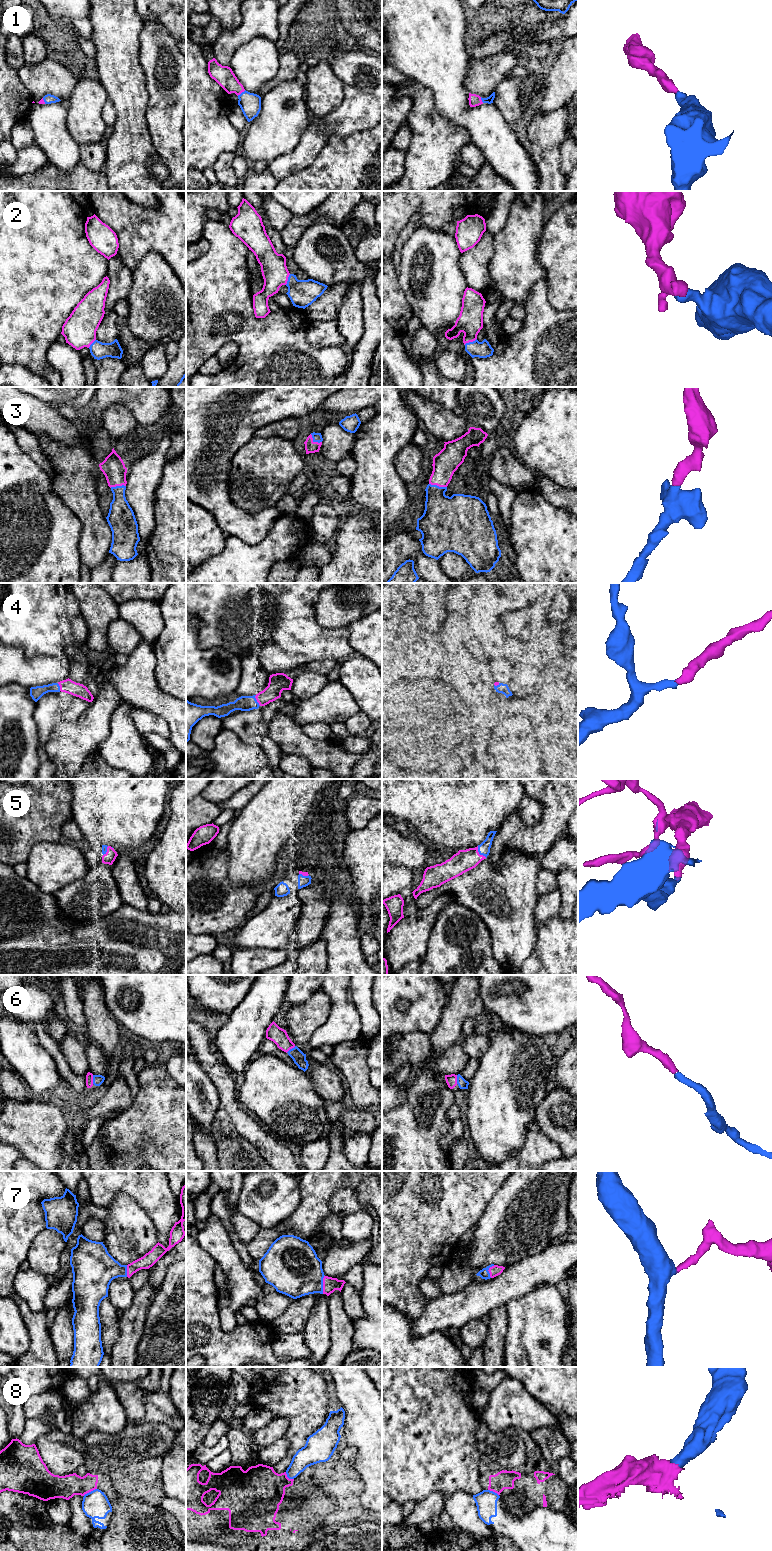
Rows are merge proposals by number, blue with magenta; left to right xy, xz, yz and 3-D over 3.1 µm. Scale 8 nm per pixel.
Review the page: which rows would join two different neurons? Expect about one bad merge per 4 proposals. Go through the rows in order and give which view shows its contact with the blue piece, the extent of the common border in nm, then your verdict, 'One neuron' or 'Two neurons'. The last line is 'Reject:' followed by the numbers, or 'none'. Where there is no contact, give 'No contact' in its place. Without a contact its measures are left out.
1: Touches blue in xz. Shared border 80 nm. One neuron
2: Touches blue in yz. Shared border 120 nm. One neuron
3: Touches blue in yz. Shared border 150 nm. One neuron
4: Touches blue in xz. Shared border 100 nm. One neuron
5: Touches blue in yz. Shared border 120 nm. One neuron
6: Touches blue in xy. Shared border 70 nm. One neuron
7: Touches blue in xz. Shared border 150 nm. One neuron
8: Touches blue in xy. Shared border 130 nm. Two neurons
Reject: 8

